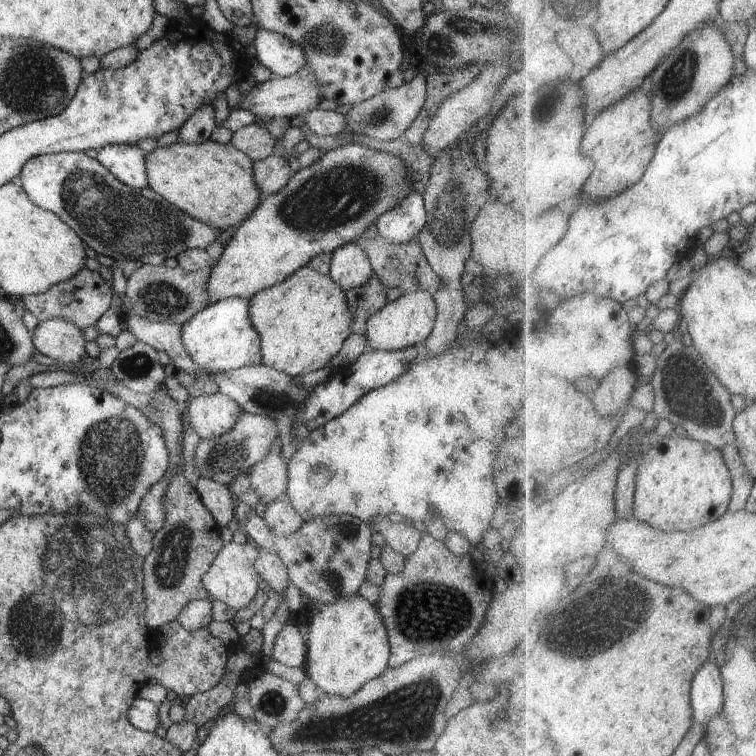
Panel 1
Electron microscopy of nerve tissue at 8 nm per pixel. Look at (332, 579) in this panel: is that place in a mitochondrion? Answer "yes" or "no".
yes

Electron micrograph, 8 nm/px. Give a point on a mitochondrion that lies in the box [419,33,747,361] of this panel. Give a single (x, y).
(449, 213)

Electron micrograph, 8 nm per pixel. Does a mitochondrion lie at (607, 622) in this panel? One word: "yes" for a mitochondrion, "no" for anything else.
yes

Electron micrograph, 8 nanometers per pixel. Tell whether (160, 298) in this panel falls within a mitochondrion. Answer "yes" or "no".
yes

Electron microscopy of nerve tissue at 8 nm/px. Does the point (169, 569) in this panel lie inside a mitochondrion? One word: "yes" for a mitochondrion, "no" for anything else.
yes

